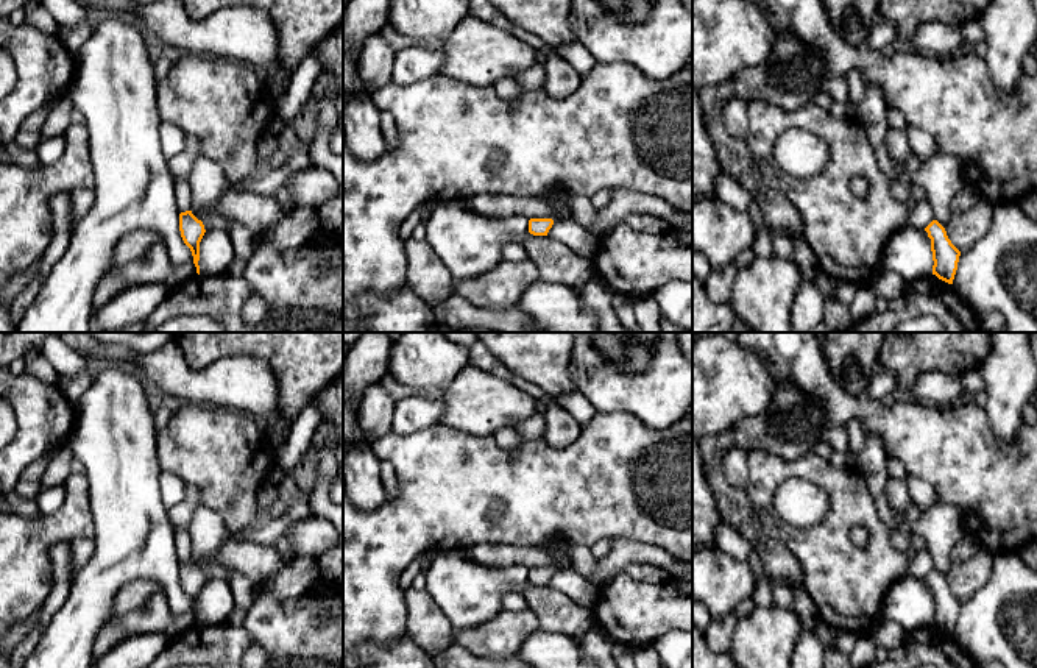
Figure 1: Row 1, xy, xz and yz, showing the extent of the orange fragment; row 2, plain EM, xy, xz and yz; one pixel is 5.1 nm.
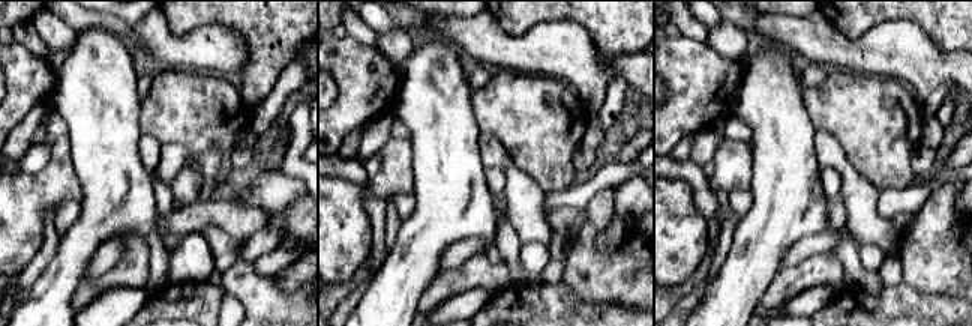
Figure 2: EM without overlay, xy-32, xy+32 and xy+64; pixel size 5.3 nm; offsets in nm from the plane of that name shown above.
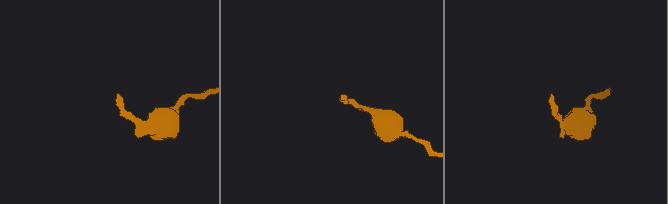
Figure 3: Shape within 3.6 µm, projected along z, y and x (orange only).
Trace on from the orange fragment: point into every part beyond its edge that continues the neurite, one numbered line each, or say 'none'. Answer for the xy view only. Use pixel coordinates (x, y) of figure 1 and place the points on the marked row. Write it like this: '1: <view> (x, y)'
1: xy (181, 186)

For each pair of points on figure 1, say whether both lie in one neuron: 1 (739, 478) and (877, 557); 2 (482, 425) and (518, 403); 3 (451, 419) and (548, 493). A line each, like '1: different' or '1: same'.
1: different
2: same
3: different

